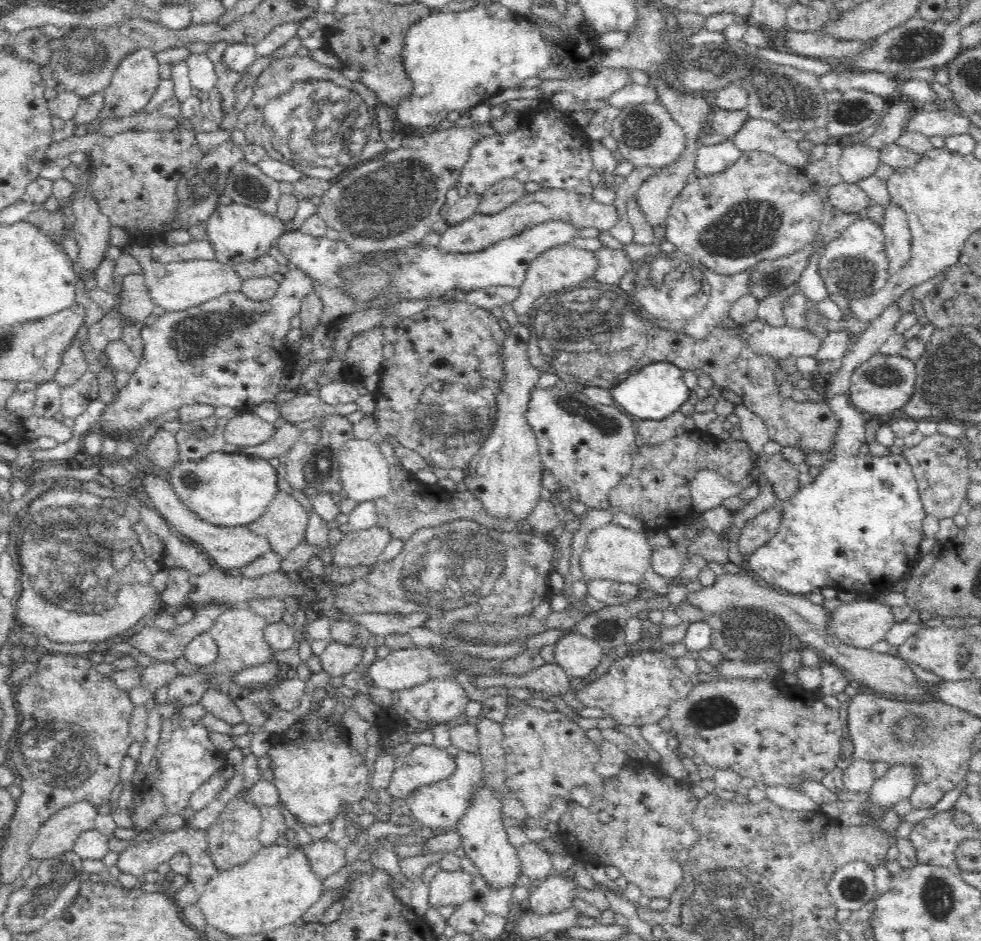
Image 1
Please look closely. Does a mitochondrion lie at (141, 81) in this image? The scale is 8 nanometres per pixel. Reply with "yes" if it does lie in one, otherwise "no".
no

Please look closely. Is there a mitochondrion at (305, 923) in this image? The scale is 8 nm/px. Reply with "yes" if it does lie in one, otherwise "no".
no

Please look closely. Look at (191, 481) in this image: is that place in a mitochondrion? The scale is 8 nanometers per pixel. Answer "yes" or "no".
no

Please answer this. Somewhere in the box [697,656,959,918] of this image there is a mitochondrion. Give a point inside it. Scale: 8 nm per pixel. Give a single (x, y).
(908, 729)

